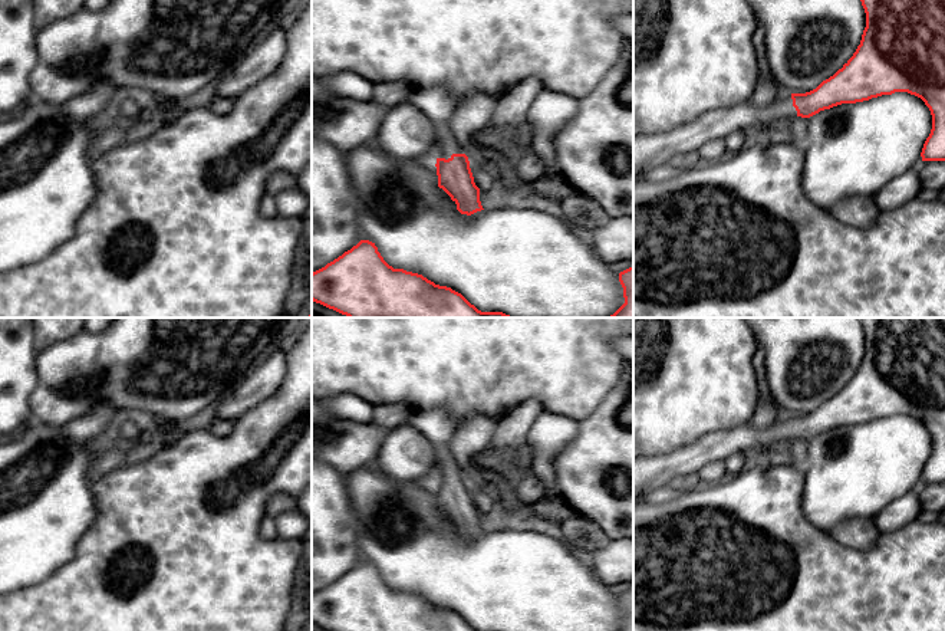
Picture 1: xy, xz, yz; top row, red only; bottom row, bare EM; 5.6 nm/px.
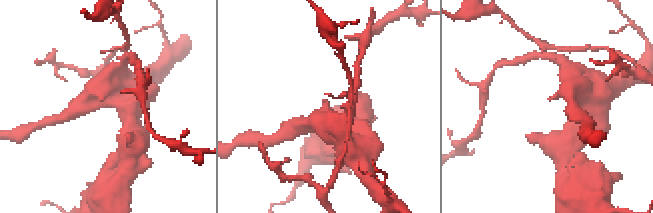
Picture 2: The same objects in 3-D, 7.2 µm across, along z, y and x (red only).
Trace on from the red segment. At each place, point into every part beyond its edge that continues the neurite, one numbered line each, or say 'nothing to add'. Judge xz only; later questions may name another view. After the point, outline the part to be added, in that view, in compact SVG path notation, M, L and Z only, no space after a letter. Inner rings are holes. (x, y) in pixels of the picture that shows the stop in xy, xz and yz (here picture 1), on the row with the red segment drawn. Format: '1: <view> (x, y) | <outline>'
1: xz (437, 104) | M445 88L412 89L408 101L434 122L437 129L437 158L448 160L452 154L464 154L448 124L457 103Z

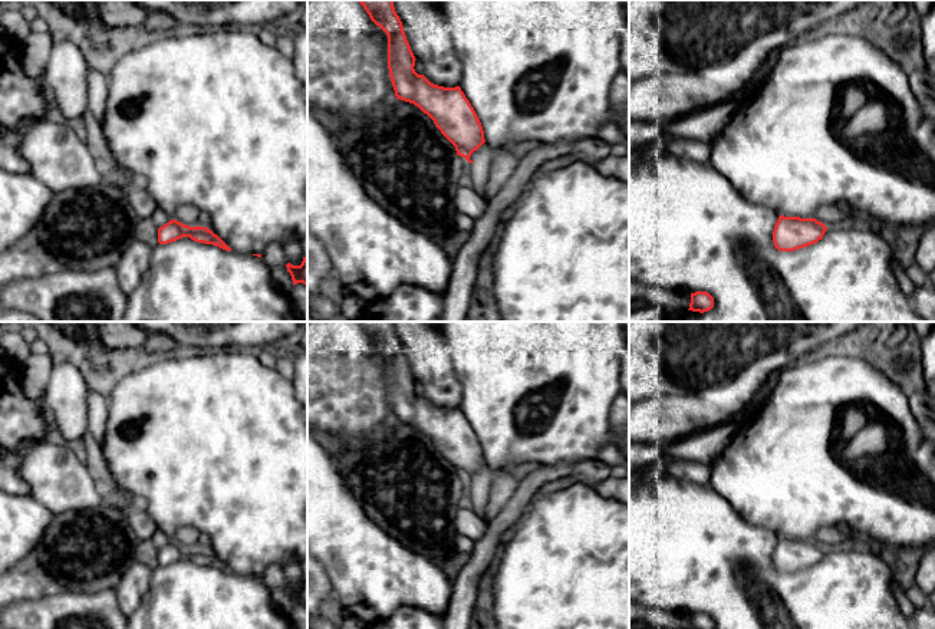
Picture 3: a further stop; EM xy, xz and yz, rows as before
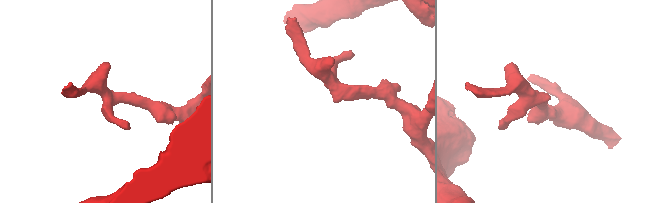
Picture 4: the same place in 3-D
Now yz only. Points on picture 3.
nothing to add

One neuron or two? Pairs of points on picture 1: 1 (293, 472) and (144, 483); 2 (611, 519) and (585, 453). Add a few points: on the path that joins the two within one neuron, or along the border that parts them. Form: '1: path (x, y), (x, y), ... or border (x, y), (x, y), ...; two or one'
1: path (256, 487), (230, 495), (214, 480), (181, 483); one
2: path (611, 503), (611, 499), (598, 485), (598, 469); one

